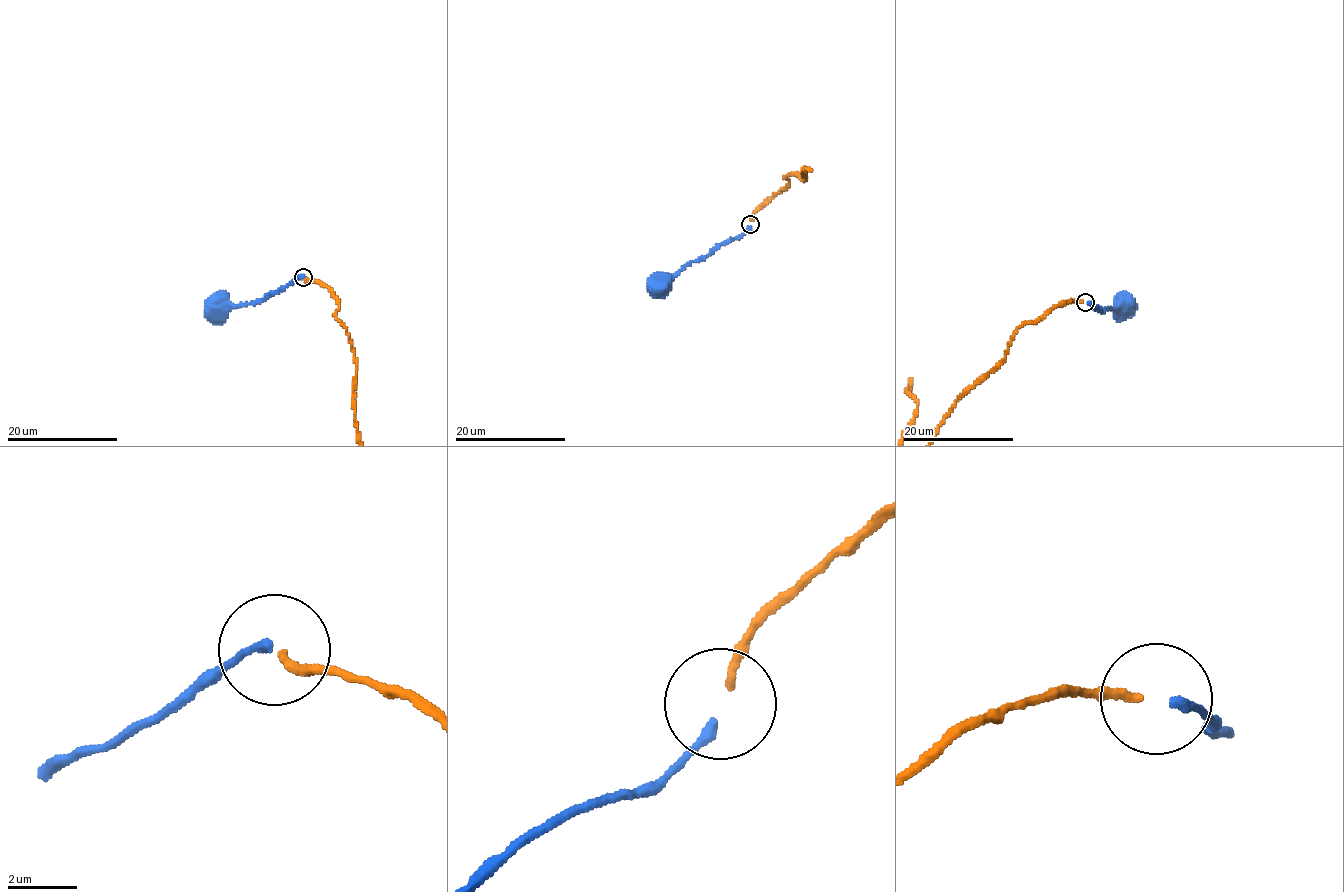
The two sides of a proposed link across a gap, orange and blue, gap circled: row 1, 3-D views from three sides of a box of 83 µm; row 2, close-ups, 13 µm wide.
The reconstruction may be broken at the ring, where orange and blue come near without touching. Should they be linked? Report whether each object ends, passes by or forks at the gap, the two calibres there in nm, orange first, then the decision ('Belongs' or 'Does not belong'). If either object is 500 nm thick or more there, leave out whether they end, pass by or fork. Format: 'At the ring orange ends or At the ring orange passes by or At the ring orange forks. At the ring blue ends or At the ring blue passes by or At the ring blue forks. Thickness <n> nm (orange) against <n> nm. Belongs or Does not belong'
At the ring orange ends. At the ring blue ends. Thickness 220 nm (orange) against 280 nm. Belongs

